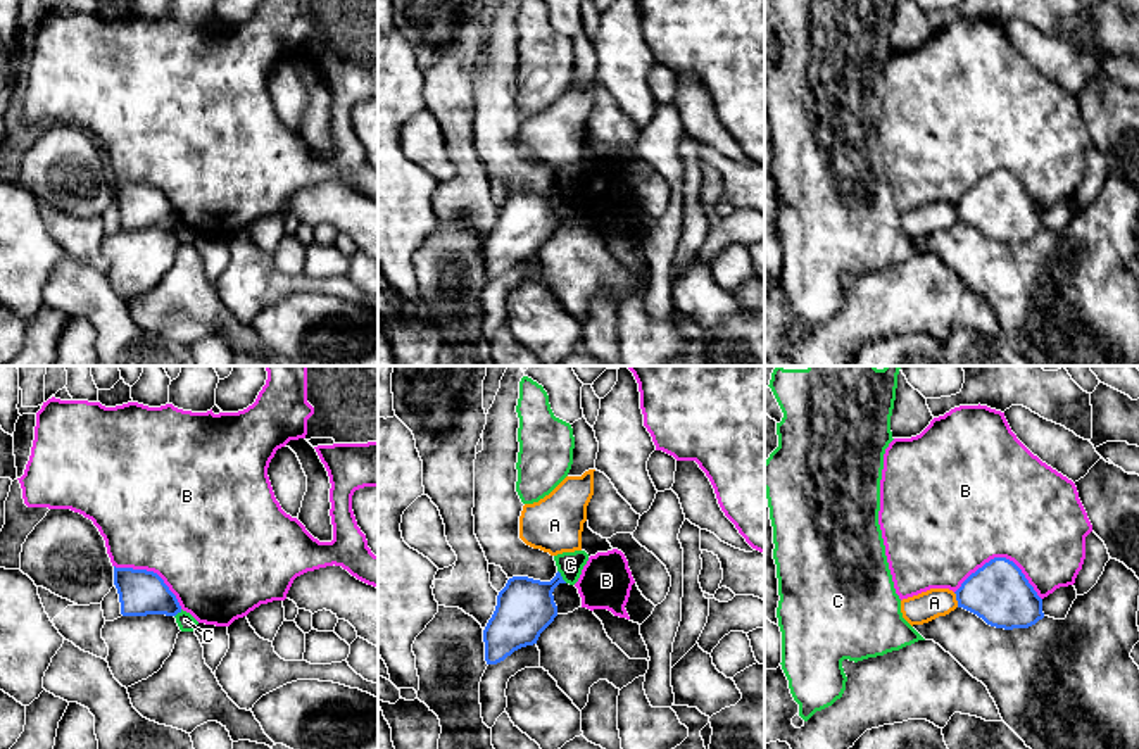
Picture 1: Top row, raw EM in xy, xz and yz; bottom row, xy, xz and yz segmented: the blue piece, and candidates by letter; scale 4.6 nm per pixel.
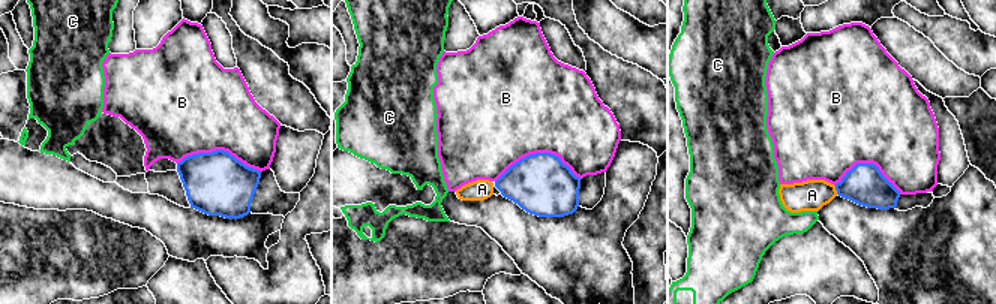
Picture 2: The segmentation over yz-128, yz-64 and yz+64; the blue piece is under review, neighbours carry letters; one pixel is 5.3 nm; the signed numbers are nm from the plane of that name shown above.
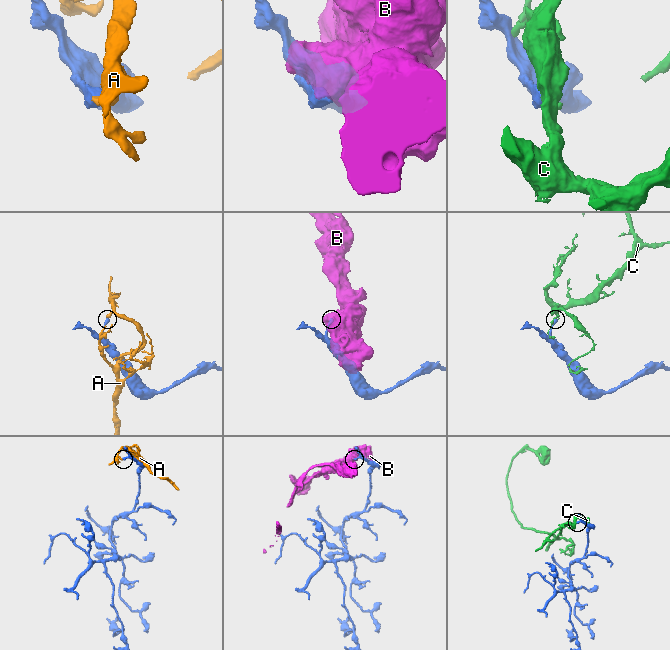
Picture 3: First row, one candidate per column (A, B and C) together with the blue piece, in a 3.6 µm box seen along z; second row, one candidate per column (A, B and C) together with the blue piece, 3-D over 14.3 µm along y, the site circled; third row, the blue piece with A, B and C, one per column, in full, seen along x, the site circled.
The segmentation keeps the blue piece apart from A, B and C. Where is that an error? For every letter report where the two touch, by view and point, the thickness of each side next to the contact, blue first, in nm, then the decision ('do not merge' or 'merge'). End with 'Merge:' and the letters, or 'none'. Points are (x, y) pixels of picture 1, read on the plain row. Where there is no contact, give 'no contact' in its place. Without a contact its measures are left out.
A: contact yz (956, 213); calibres 280 and 140 nm; do not merge
B: contact yz (1001, 171); calibres 280 and 500 nm; do not merge
C: contact xz (561, 190); calibres 280 and 120 nm; do not merge
Merge: none

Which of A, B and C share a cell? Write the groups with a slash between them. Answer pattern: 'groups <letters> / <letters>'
groups A / B / C

